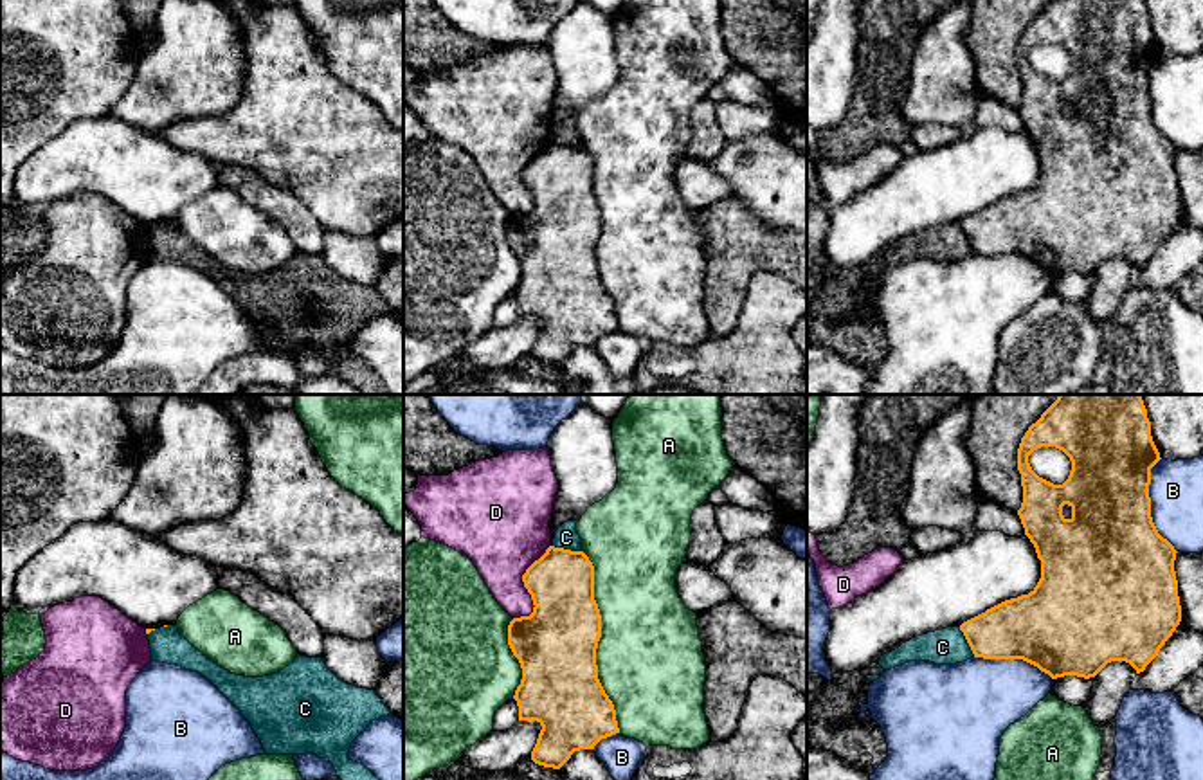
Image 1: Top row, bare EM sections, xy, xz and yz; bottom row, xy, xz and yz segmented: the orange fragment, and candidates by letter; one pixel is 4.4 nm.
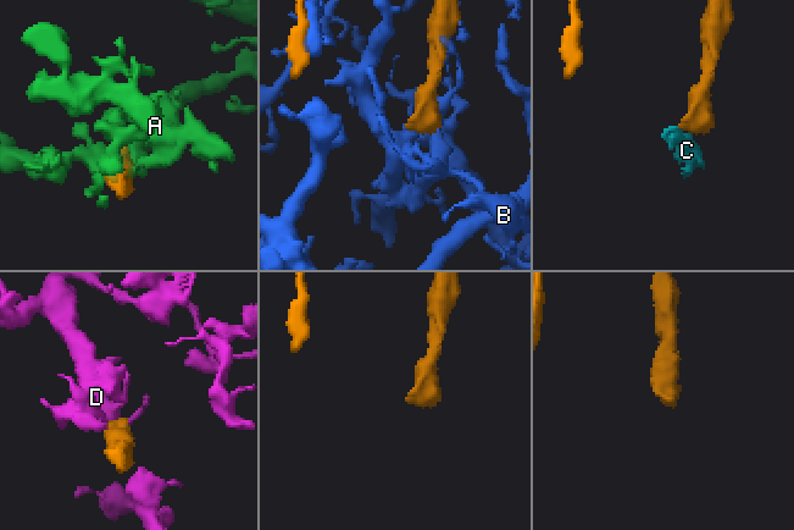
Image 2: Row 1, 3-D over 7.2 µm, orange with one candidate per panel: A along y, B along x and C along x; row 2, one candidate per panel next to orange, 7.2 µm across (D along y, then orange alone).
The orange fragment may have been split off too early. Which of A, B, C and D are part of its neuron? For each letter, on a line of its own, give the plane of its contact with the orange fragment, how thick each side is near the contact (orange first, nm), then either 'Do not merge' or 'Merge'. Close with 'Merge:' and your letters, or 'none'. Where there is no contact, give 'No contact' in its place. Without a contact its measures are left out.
A: Touches orange in xz. Thickness 360 nm (orange) against 480 nm. Do not merge
B: Touches orange in yz. Thickness 420 nm (orange) against 240 nm. Do not merge
C: Touches orange in yz. Thickness 280 nm (orange) against 160 nm. Do not merge
D: Touches orange in xz. Thickness 320 nm (orange) against 360 nm. Do not merge
Merge: none

